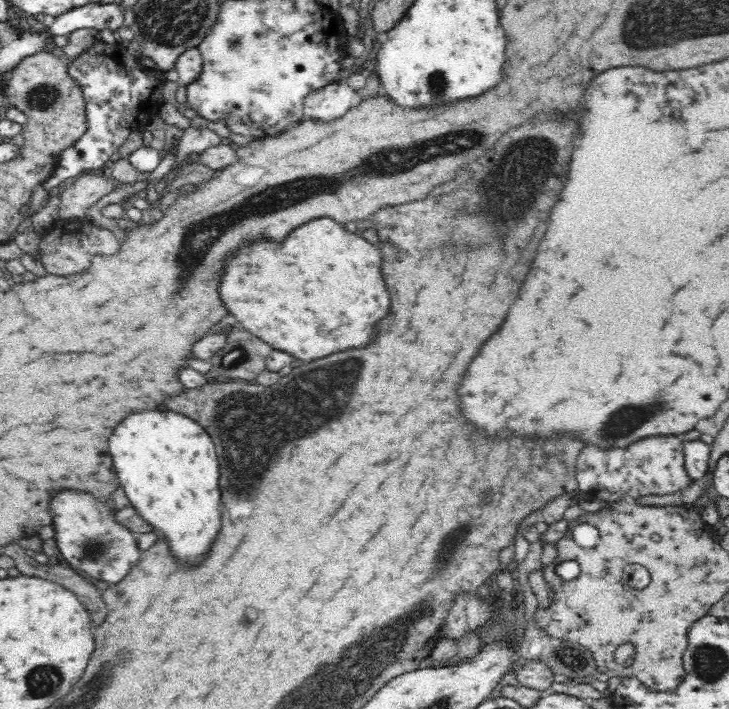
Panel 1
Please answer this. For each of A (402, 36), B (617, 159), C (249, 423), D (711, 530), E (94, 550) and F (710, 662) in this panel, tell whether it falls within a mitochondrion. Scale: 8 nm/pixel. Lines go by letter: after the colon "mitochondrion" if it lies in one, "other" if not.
A: other
B: other
C: mitochondrion
D: other
E: mitochondrion
F: mitochondrion

